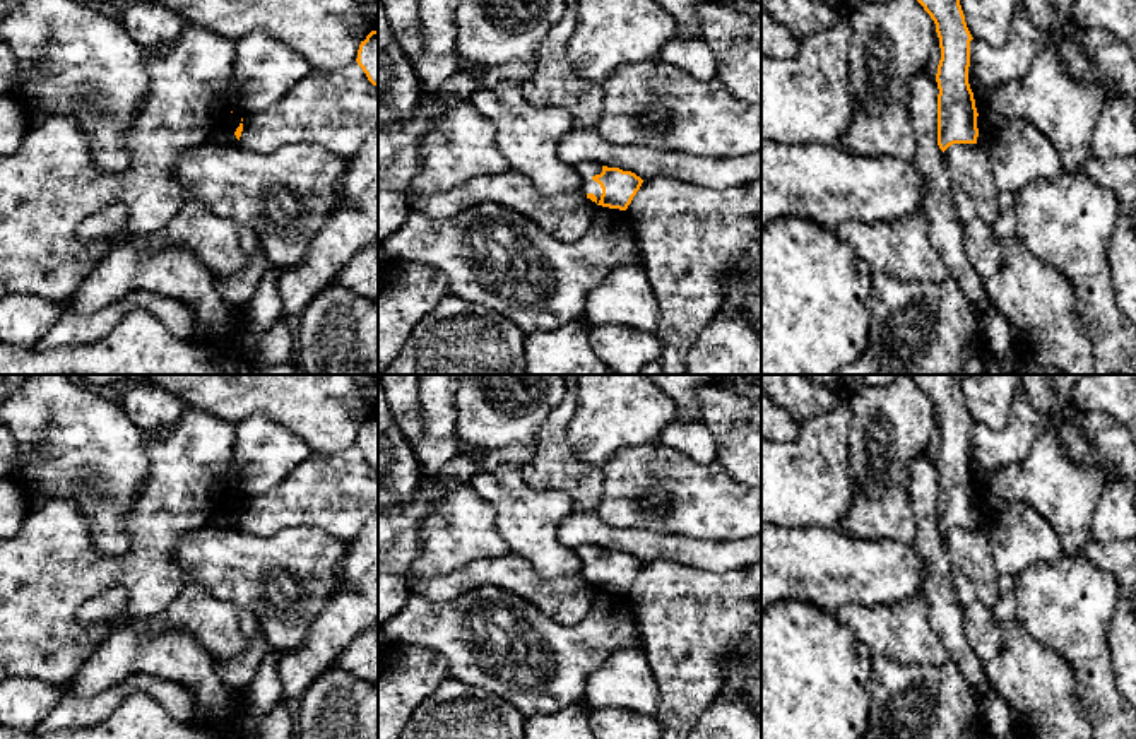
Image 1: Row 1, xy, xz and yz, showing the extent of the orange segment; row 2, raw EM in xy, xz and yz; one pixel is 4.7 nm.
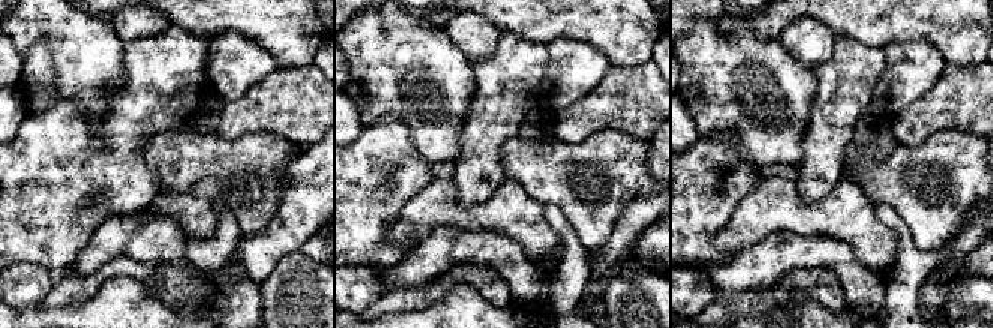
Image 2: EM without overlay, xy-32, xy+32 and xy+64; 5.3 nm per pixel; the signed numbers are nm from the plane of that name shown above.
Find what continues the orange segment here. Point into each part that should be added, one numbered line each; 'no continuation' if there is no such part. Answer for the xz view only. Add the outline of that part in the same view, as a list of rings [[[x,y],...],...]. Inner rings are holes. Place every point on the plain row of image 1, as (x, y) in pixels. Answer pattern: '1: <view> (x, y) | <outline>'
1: xz (585, 553) | [[[585,544],[575,549],[577,556],[582,561],[582,575],[587,576],[594,576],[597,580],[597,587],[601,583],[602,578],[602,571],[597,565],[594,565],[592,561],[595,558],[602,556],[602,547],[599,546],[592,546],[592,544]]]

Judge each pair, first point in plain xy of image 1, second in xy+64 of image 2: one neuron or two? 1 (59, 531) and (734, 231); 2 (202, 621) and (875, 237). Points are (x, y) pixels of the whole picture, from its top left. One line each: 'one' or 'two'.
1: two
2: one

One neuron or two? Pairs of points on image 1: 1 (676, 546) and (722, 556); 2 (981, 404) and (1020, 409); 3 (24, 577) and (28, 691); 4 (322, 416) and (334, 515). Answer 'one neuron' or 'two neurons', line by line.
1: one neuron
2: two neurons
3: two neurons
4: two neurons

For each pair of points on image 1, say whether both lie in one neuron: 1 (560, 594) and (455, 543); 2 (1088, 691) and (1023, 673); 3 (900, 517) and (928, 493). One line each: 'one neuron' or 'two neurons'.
1: two neurons
2: two neurons
3: two neurons

